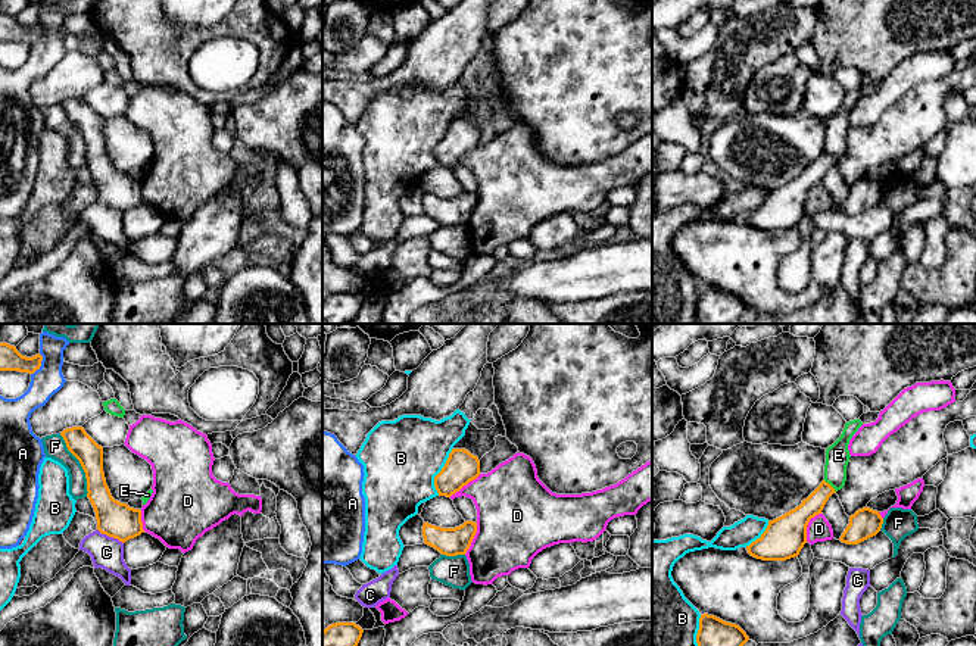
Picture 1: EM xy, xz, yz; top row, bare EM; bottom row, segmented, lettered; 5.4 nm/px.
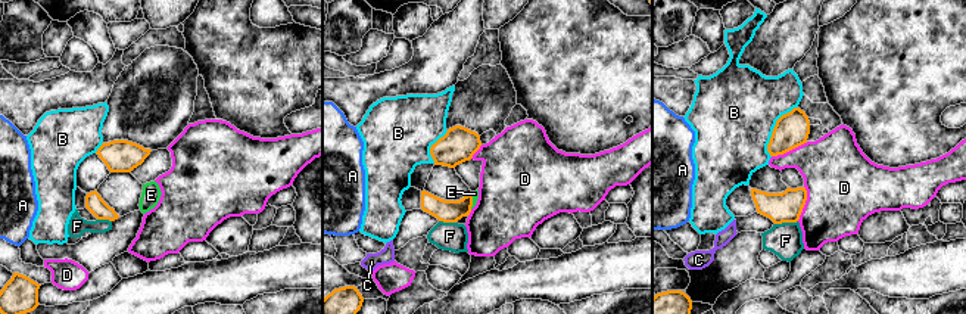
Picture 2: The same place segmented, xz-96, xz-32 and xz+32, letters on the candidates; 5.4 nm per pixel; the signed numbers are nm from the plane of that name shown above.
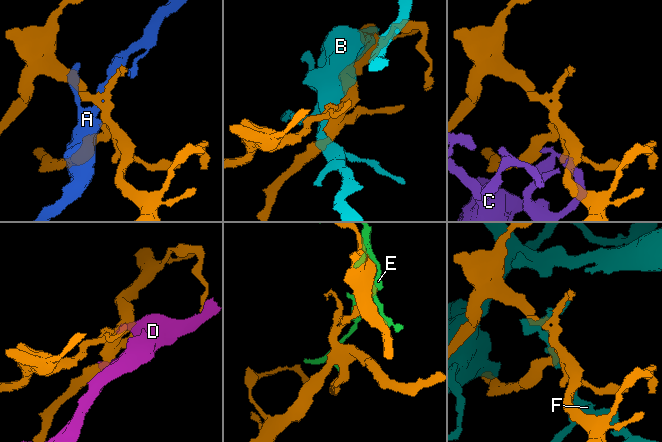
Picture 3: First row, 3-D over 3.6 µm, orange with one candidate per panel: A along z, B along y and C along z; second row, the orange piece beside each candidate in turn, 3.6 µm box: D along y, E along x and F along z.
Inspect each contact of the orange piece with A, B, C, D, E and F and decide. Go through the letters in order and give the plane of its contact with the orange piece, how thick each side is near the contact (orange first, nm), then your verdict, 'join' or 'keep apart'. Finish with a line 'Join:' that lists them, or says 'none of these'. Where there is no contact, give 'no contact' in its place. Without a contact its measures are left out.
A: contact in xy; calibres 120 and 160 nm; keep apart
B: contact in xz; calibres 180 and 420 nm; keep apart
C: contact in xy; calibres 200 and 180 nm; keep apart
D: contact in yz; calibres 220 and 130 nm; keep apart
E: contact in yz; calibres 120 and 130 nm; keep apart
F: contact in xy; calibres 140 and 120 nm; keep apart
Join: none of these

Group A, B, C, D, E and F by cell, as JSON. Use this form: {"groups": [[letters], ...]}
{"groups": [["A"], ["B"], ["C"], ["D"], ["E"], ["F"]]}

